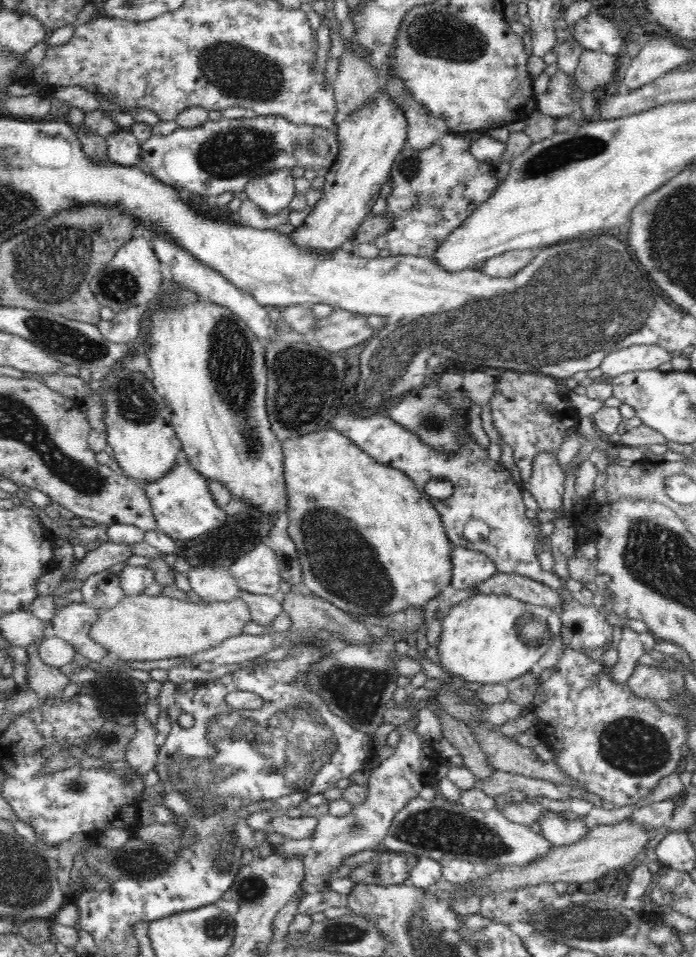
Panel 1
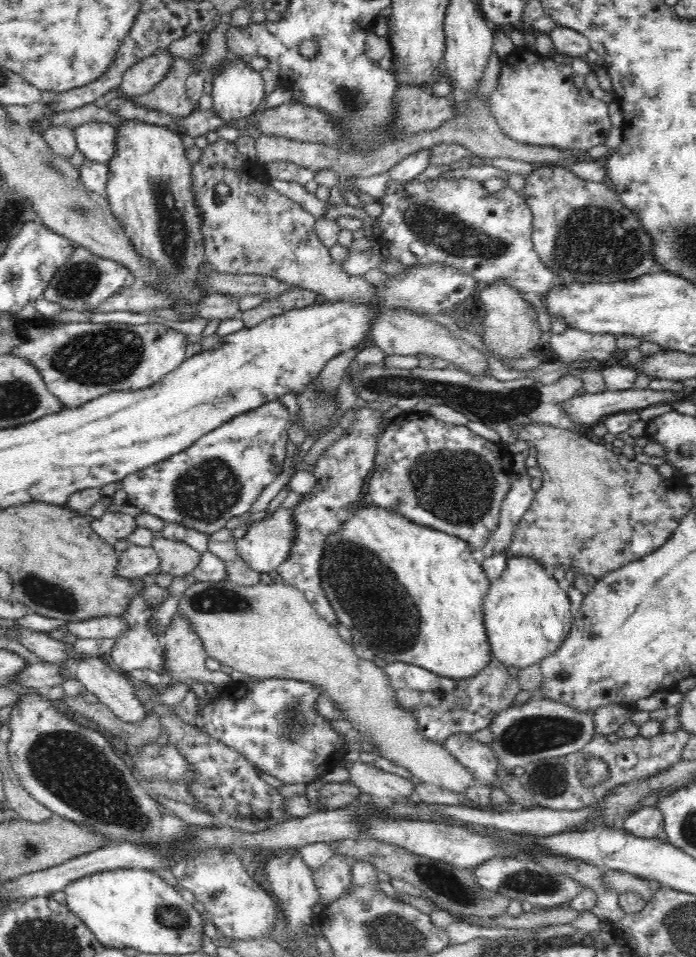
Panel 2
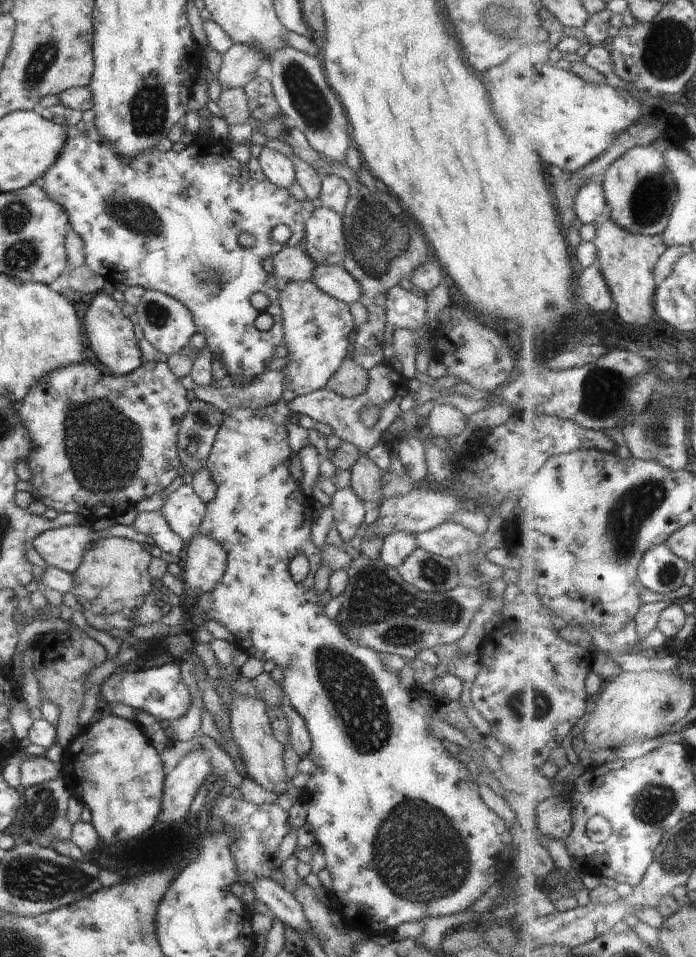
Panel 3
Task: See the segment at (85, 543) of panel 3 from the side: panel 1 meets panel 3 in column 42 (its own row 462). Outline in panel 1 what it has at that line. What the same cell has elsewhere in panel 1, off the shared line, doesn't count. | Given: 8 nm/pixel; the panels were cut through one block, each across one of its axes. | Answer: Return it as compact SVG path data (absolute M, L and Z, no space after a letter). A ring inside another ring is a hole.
M540 451L532 462L534 466L527 489L536 499L539 510L562 510L567 475L556 456L550 451Z

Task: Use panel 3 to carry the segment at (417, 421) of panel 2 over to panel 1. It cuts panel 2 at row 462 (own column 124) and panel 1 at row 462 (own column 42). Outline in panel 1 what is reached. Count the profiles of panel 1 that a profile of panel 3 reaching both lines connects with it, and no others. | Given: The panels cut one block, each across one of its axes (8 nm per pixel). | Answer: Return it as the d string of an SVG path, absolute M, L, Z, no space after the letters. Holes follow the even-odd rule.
M356 406L343 407L338 412L340 414L332 420L332 429L346 436L374 461L406 474L440 513L442 524L453 547L487 554L495 562L497 572L531 578L561 594L563 608L559 613L563 646L587 655L600 646L606 646L606 642L606 650L612 648L610 644L614 626L606 621L603 613L593 604L583 604L578 595L564 588L564 582L558 575L540 566L536 555L539 532L526 516L527 508L522 499L523 488L512 480L510 470L501 460L494 462L492 458L488 458L487 448L482 448L474 438L468 440L458 451L448 451L448 454L436 451L414 432L394 422L383 411L374 412L377 414L366 415L364 418L356 411ZM434 478L450 481L453 486L452 496L442 500L428 496L425 491L426 484ZM470 518L488 522L492 534L488 540L478 540L476 546L464 538L464 526L470 522Z

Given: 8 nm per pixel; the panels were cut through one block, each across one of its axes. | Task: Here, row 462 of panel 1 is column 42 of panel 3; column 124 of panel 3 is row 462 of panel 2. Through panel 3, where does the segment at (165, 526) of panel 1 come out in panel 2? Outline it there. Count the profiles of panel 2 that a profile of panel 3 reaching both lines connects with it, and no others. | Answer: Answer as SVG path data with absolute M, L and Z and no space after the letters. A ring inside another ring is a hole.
M279 399L240 414L196 440L182 453L124 478L122 484L127 492L128 504L138 507L142 512L154 514L166 523L178 522L185 528L192 528L211 536L225 528L230 518L248 512L252 504L258 500L262 490L270 482L276 481L283 472L291 426L291 414Z

